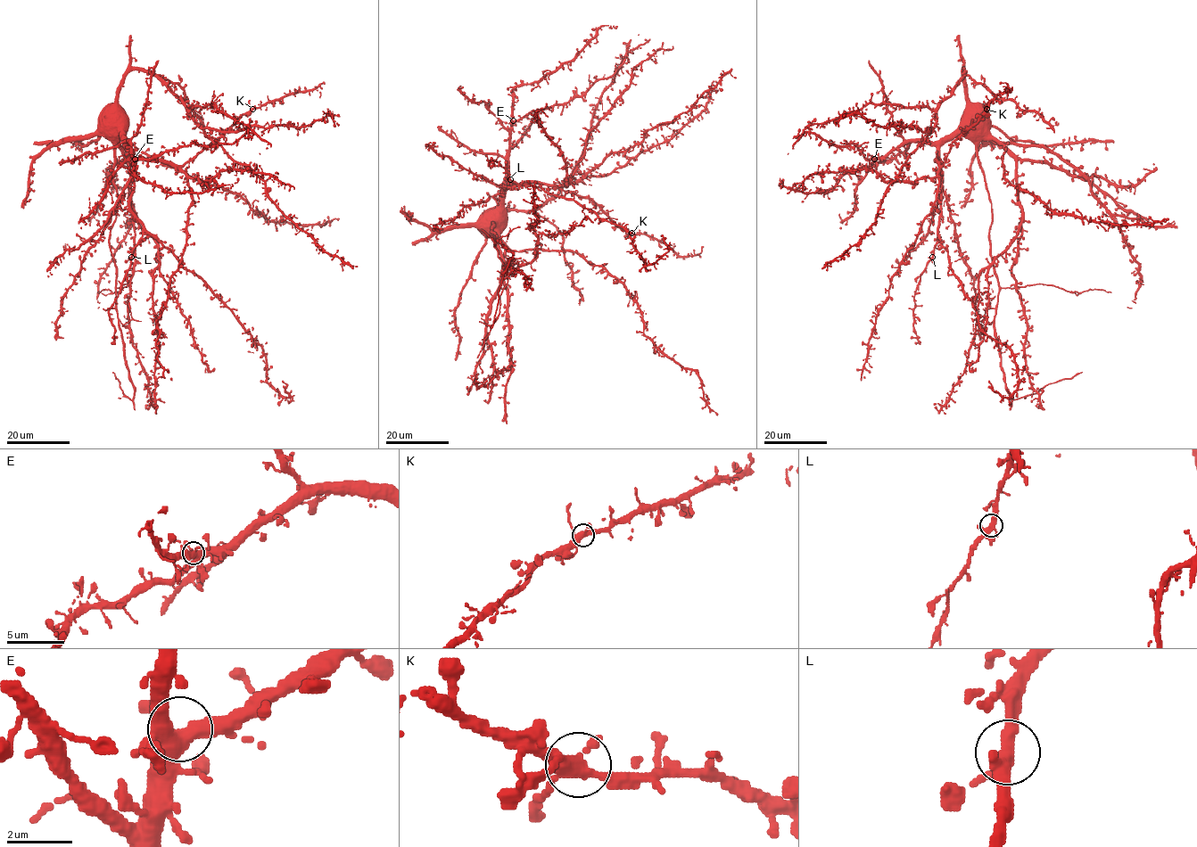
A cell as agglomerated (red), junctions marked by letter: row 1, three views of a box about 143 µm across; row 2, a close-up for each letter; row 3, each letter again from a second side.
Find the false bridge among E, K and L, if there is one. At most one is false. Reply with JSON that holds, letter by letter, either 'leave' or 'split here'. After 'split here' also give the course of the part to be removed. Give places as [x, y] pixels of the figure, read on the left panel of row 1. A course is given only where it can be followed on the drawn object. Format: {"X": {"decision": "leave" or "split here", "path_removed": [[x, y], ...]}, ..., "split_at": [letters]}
{"E": {"decision": "leave"}, "K": {"decision": "leave"}, "L": {"decision": "leave"}, "split_at": []}

